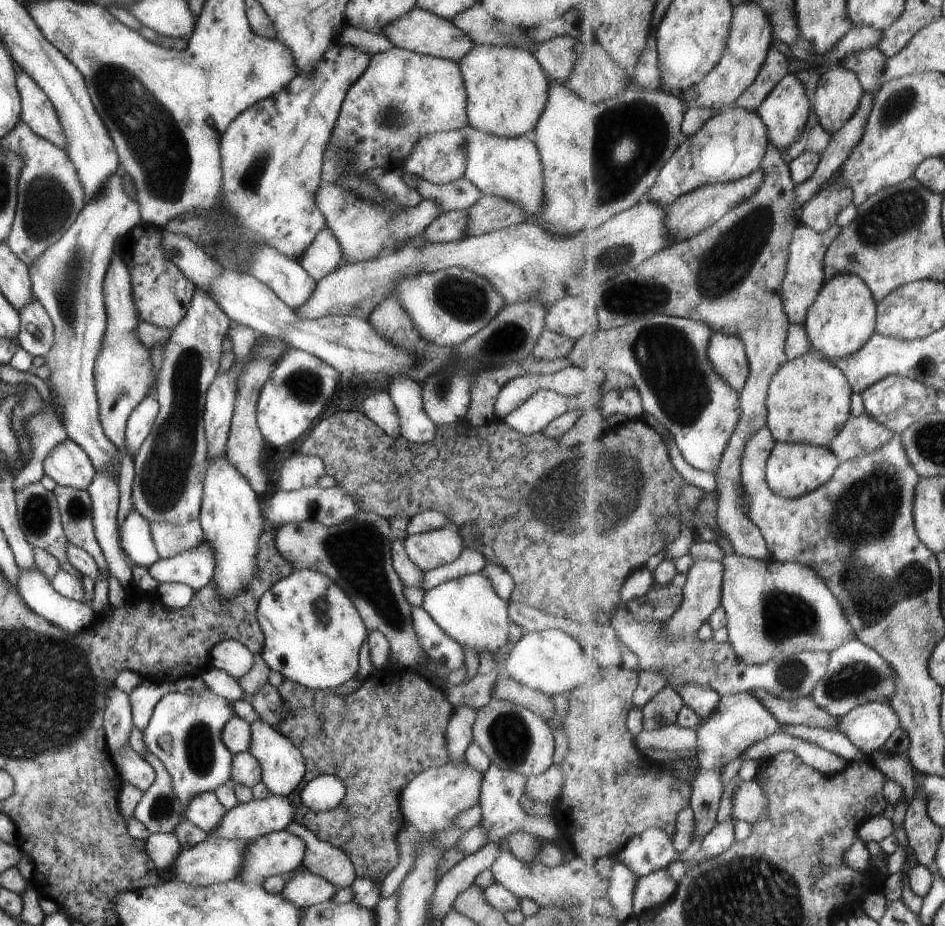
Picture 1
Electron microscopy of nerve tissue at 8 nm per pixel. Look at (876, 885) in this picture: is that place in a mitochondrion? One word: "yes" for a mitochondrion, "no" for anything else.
no

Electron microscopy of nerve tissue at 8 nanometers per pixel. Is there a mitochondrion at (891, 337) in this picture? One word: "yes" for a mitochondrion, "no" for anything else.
no

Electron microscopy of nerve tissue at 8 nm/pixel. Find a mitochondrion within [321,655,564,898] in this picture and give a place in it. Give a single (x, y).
(509, 734)

